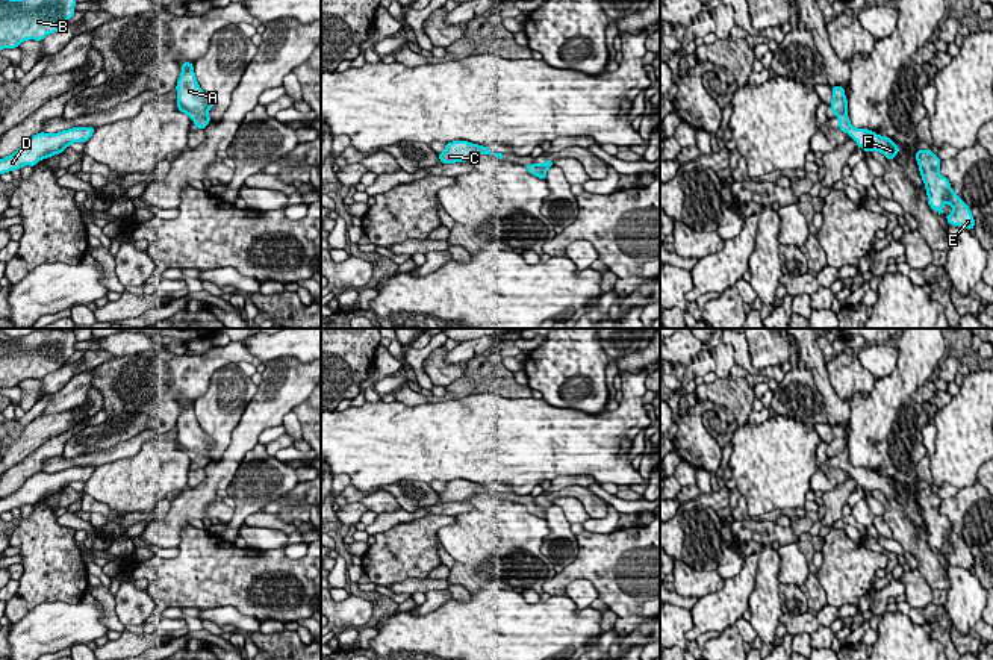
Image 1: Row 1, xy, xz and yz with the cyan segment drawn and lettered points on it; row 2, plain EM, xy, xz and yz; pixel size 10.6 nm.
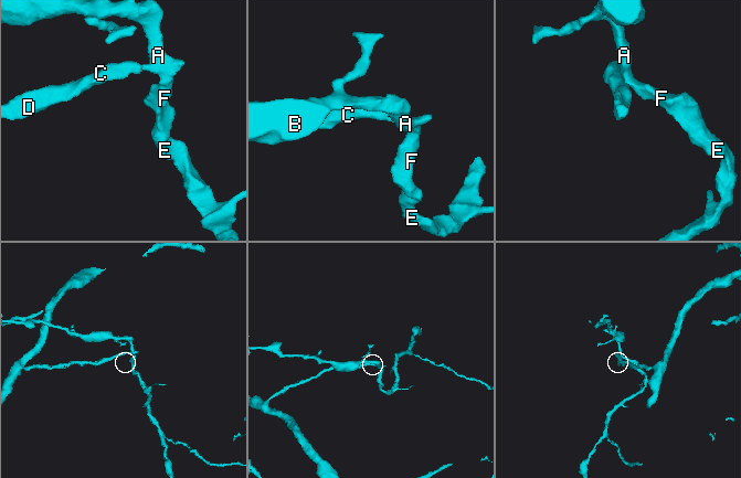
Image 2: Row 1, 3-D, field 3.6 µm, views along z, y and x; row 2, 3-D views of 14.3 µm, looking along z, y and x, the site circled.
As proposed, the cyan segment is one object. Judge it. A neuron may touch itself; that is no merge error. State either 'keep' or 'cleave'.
cleave

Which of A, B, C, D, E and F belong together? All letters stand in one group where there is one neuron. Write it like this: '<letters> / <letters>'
A B / C D E F

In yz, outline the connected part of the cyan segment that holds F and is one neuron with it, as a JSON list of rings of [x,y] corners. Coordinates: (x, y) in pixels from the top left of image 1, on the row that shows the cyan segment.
[[[848,109],[839,117],[839,129],[848,133],[863,151],[881,151],[889,160],[892,160],[901,150],[890,138],[879,136],[867,129],[855,129],[849,123]]]

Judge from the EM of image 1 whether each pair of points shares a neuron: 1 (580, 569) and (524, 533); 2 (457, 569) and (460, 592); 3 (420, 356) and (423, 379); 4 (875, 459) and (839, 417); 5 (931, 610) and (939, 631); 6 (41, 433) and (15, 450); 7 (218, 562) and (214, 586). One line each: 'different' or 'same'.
1: different
2: different
3: same
4: different
5: same
6: same
7: same

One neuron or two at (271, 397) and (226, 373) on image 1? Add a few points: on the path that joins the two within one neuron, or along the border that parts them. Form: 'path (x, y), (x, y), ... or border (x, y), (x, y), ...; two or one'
border (258, 386), (239, 420); two

